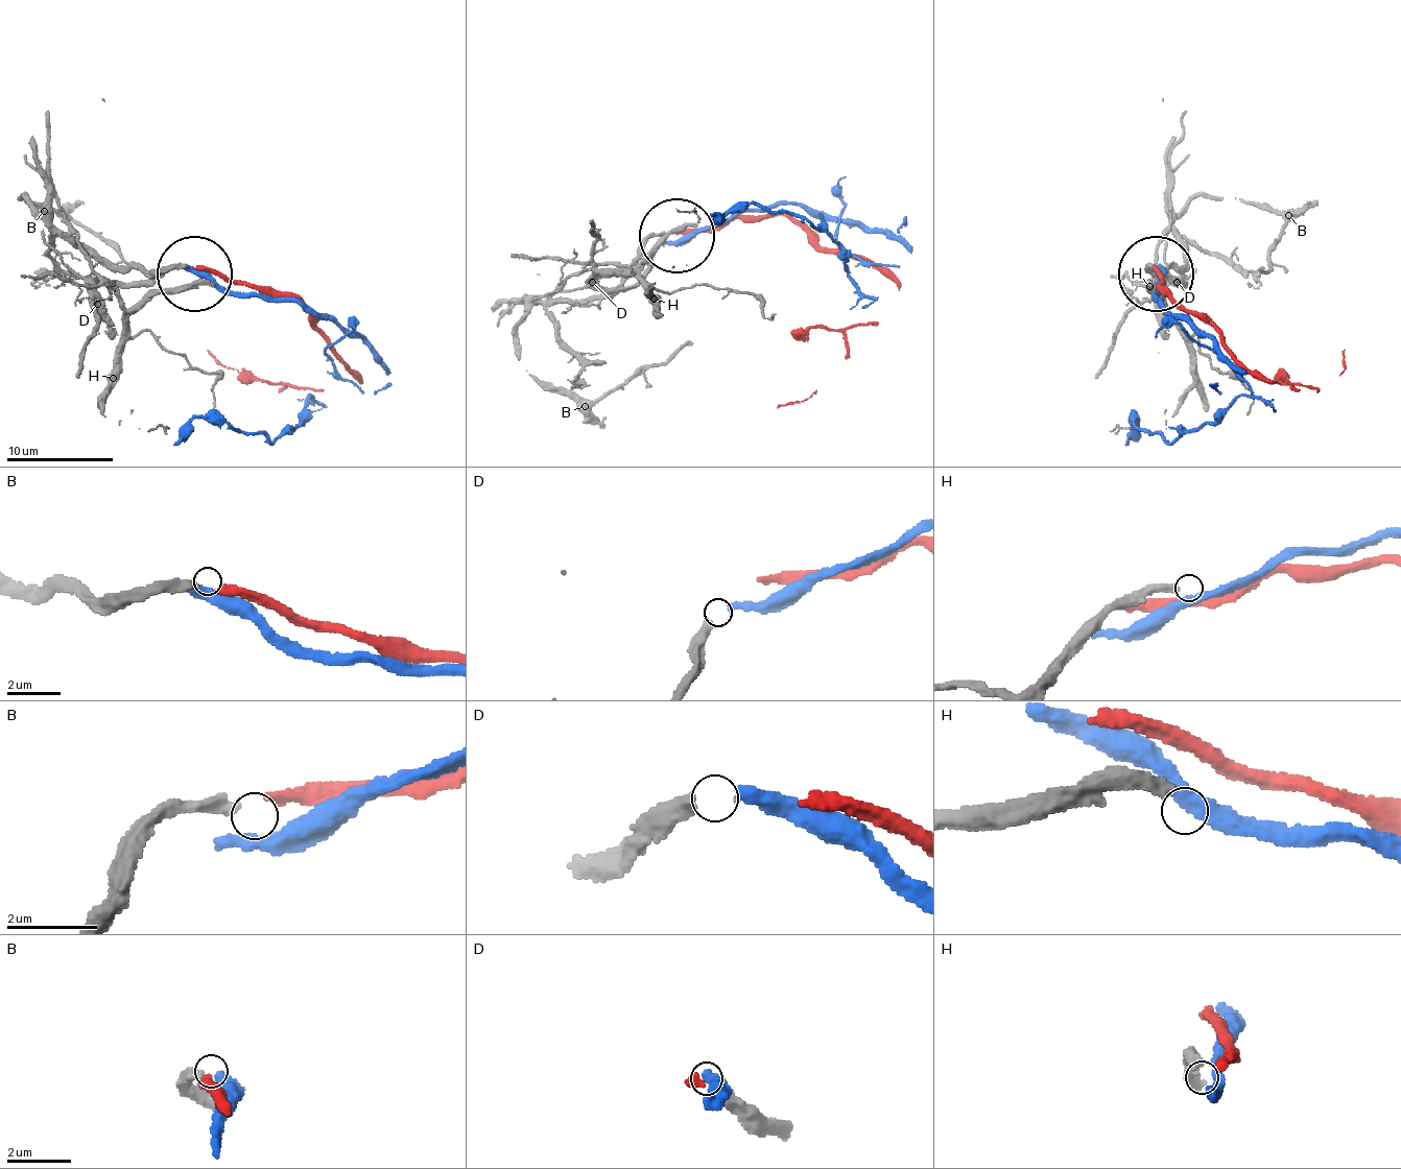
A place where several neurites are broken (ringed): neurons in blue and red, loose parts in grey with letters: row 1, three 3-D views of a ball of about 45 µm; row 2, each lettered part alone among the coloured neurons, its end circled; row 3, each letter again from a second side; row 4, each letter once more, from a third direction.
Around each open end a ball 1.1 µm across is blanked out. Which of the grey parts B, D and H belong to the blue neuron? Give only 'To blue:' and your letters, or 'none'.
To blue: D

